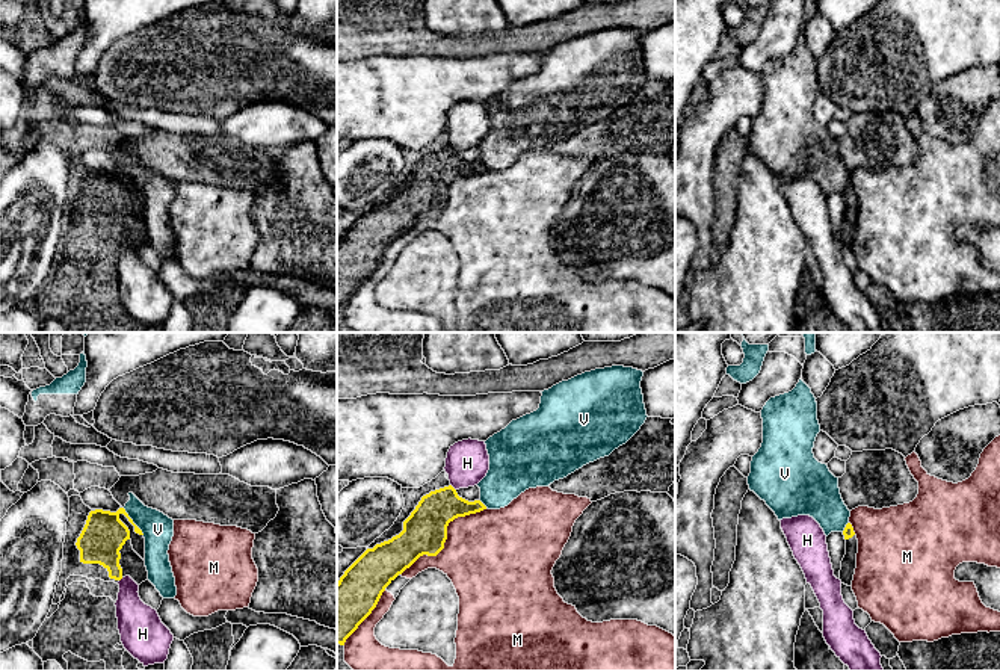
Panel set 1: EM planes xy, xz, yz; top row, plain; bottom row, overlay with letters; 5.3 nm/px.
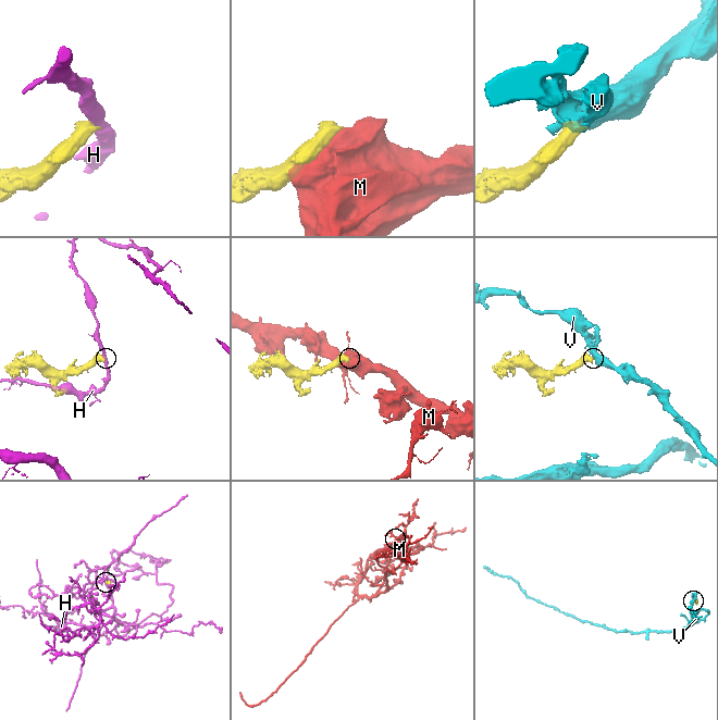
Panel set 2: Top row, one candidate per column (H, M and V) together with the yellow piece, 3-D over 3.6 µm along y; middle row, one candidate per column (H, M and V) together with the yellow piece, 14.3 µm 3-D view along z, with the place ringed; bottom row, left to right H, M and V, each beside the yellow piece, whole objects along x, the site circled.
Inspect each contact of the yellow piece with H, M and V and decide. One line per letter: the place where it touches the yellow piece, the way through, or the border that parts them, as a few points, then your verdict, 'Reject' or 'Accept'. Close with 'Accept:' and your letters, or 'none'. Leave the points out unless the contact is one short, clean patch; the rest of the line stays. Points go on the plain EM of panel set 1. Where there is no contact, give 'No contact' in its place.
H: Touches yellow at xz (452, 148). Boundary: xz (450, 145), (455, 151). Reject
M: Touches yellow at xz (446, 200). Reject
V: Touches yellow at xy (132, 183). Boundary: xy (123, 170), (144, 195). Reject
Accept: none

